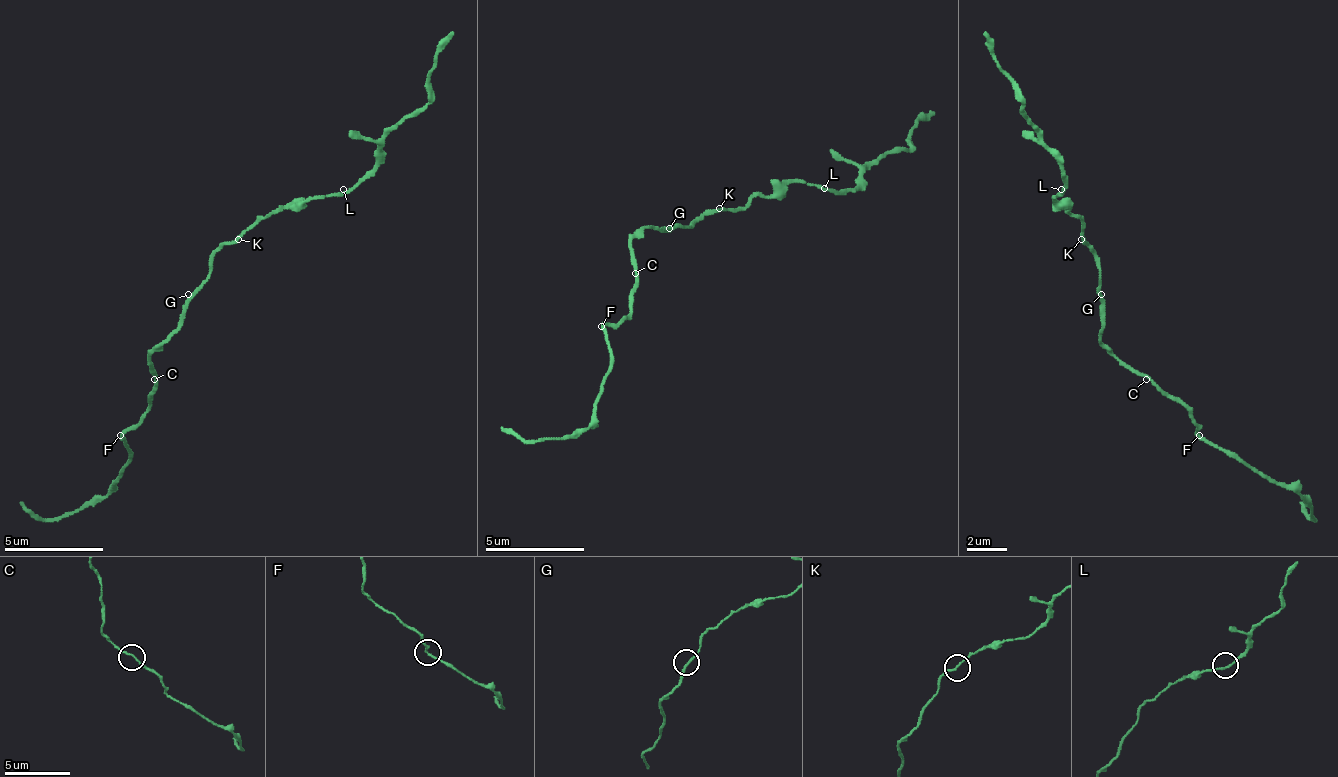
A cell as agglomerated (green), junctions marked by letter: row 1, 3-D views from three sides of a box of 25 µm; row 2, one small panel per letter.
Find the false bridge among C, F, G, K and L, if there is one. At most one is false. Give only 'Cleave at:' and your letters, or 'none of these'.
Cleave at: none of these

